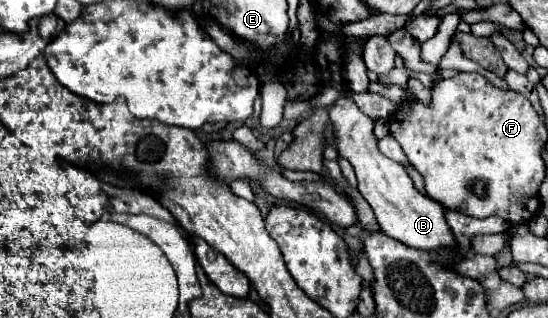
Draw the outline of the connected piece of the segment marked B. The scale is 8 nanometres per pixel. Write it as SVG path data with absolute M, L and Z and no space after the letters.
M342 90L342 96L338 96L338 100L330 106L328 114L330 114L330 124L334 128L338 156L346 158L354 166L354 172L358 178L358 190L362 198L372 206L380 228L388 236L420 250L436 250L440 246L454 246L454 236L444 220L444 208L432 198L420 194L414 188L414 182L404 170L404 166L386 158L380 152L378 138L374 136L374 120L368 118L352 102L346 90Z

